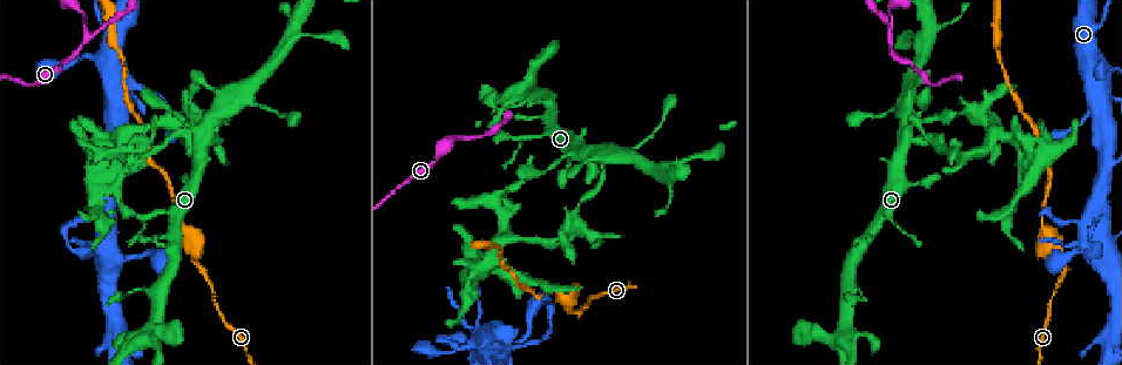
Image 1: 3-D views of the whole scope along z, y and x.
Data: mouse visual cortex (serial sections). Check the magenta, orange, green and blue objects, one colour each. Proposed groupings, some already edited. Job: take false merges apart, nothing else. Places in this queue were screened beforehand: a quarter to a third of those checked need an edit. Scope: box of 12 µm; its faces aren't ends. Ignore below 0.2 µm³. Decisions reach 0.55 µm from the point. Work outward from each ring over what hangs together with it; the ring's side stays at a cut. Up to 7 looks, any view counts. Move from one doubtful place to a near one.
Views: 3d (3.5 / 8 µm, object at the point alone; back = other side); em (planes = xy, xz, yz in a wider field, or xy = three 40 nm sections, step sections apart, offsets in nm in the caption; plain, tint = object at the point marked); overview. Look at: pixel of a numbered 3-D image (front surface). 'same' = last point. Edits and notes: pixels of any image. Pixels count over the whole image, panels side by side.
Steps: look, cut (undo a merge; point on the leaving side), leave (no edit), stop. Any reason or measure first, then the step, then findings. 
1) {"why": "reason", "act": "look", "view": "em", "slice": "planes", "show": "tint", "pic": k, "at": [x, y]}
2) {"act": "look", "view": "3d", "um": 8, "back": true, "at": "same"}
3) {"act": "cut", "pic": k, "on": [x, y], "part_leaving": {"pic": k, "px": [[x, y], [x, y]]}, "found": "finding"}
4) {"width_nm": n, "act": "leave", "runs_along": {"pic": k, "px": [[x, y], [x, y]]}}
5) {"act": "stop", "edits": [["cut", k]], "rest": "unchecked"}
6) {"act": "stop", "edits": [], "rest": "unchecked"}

{"why": "thin neck", "act": "look", "view": "3d", "um": 3.5, "pic": 1, "at": [203, 112]}

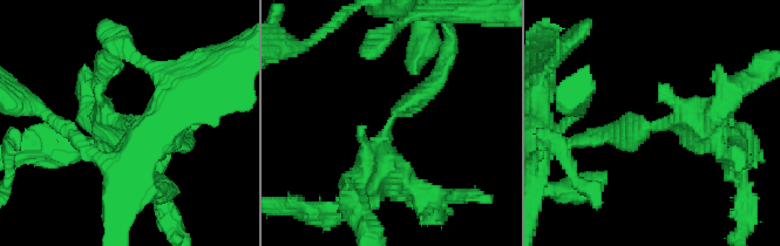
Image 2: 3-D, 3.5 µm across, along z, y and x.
{"act": "cut", "pic": 2, "on": [102, 107], "part_leaving": {"pic": 2, "px": [[127, 124], [106, 149], [95, 145]]}, "found": "a second cell is stuck on"}

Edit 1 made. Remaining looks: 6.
{"why": "branch point", "act": "look", "view": "3d", "um": 3.5, "back": true, "pic": 1, "at": [888, 34]}

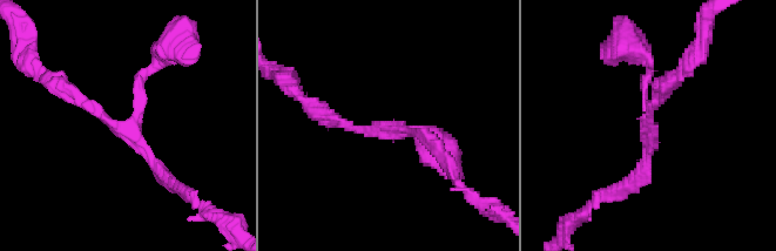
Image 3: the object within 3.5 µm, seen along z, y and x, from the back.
{"why": "need the tissue", "act": "look", "view": "em", "slice": "xy", "step": 2, "show": "plain", "pic": 3, "at": [650, 135]}

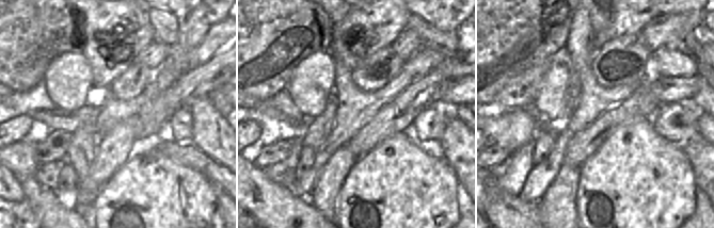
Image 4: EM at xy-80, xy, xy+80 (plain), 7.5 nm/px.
{"why": "with the object marked", "act": "look", "view": "em", "slice": "xy", "step": 2, "show": "tint", "at": "same"}

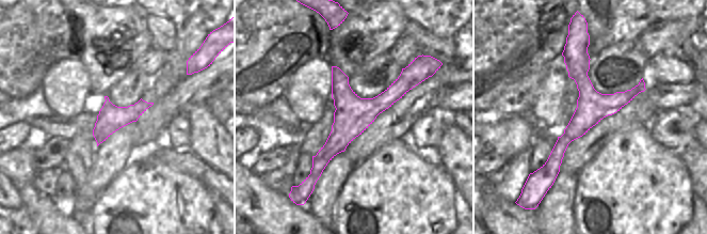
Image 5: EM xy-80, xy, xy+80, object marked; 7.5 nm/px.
{"act": "leave", "found": "continuous, no second cell"}

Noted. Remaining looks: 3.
{"why": "a narrow waist", "act": "look", "view": "3d", "um": 3.5, "pic": 1, "at": [1042, 217]}

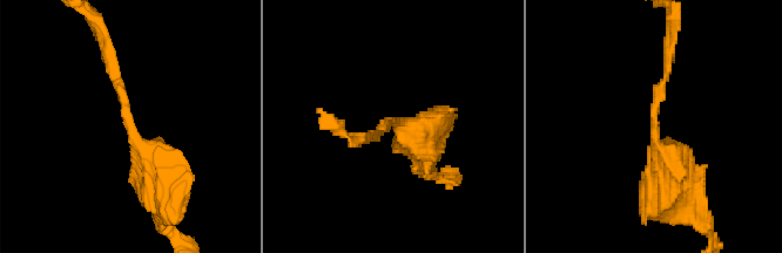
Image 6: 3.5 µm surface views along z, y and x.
{"arm_widths_nm": [150, 600], "why": "need the tissue", "act": "look", "view": "em", "slice": "planes", "show": "tint", "pic": 6, "at": [128, 116]}

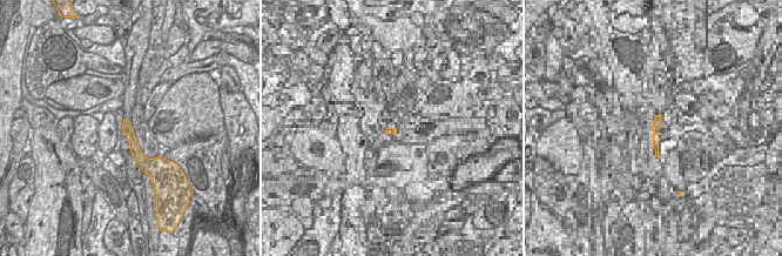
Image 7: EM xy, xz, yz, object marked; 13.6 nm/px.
{"why": "another direction", "act": "look", "view": "em", "slice": "xy", "step": 5, "show": "tint", "at": "same"}

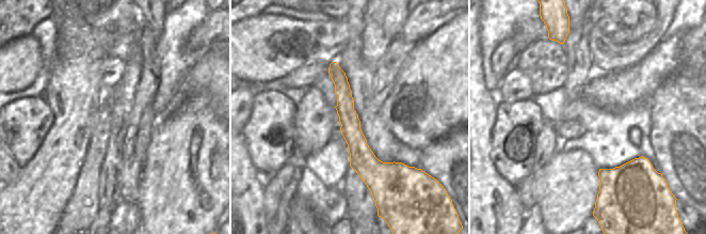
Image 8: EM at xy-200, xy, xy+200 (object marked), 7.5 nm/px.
{"act": "leave", "runs_along": {"pic": 6, "px": [[161, 182], [128, 124], [107, 45]]}, "found": "all the same cell"}

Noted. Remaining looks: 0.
{"act": "stop", "edits": [["cut", 2]], "rest": "unchecked"}

